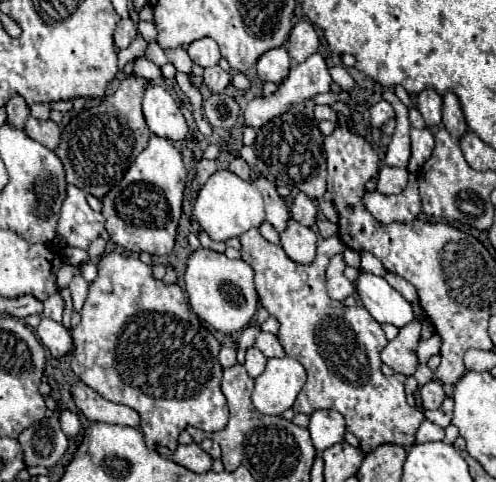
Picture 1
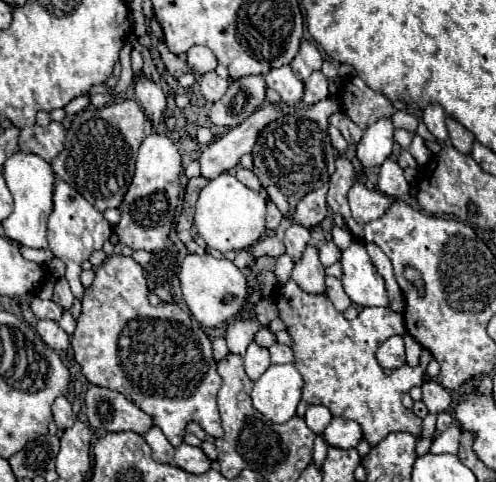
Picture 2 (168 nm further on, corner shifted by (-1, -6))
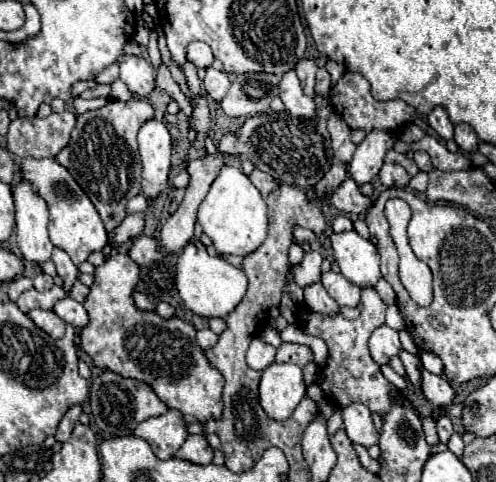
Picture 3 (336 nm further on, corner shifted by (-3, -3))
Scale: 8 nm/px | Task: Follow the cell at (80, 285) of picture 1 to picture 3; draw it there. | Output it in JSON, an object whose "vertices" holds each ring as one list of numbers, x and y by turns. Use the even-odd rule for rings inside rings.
{"vertices":[[54,158,44,160,22,160,22,176,26,176,32,182,32,188,48,202,50,208,50,222,48,222,48,234,56,248,64,250,76,266,80,266,92,252,102,250,108,244,108,232,90,202,90,198,84,194,84,190,76,184,76,180,68,174,64,166,60,166]]}

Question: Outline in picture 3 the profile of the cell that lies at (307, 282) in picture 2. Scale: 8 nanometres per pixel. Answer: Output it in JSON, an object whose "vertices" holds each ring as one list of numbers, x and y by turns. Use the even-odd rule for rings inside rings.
{"vertices":[[314,282,310,286,304,286,304,302,314,310,322,314,336,314,340,308,334,302,334,298,326,292,322,282]]}

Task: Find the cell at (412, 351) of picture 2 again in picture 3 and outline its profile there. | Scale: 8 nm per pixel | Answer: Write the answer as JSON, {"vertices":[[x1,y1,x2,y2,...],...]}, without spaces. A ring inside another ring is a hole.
{"vertices":[[422,370,422,392,424,392,426,400,438,408,450,406,456,396,450,382,444,376,434,376,426,370]]}

